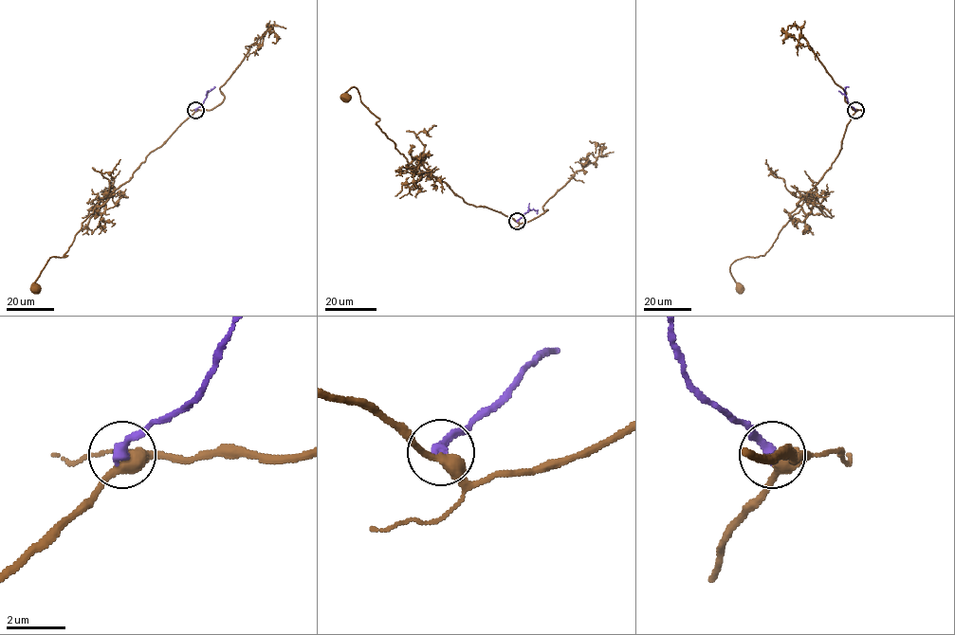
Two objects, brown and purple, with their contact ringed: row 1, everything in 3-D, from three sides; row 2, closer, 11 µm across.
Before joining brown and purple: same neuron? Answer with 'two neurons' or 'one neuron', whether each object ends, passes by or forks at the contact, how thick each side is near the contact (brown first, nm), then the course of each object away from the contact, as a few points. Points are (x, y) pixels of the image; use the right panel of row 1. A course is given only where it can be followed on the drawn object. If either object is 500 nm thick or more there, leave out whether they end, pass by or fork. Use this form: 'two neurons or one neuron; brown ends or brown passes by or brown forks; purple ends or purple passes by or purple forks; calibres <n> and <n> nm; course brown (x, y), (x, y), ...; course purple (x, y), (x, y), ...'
two neurons; brown passes by; purple ends; calibres 400 and 360 nm; course brown (855, 110), (835, 160), (798, 202), (801, 208), (770, 248), (730, 265), (740, 288); course purple (854, 110), (844, 93), (845, 88), (849, 87)

